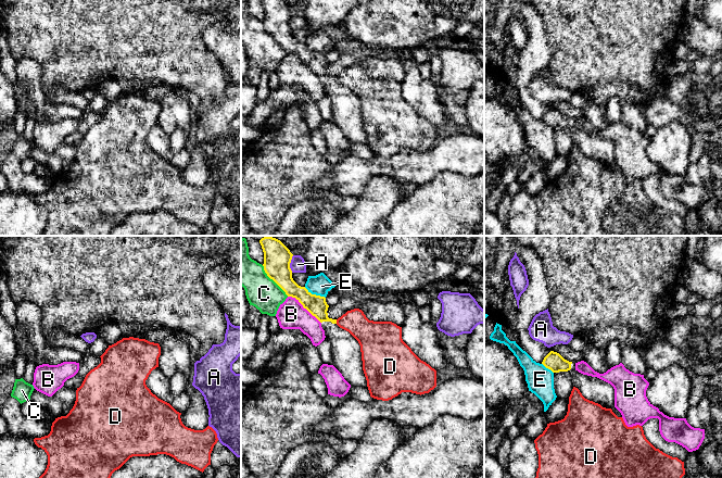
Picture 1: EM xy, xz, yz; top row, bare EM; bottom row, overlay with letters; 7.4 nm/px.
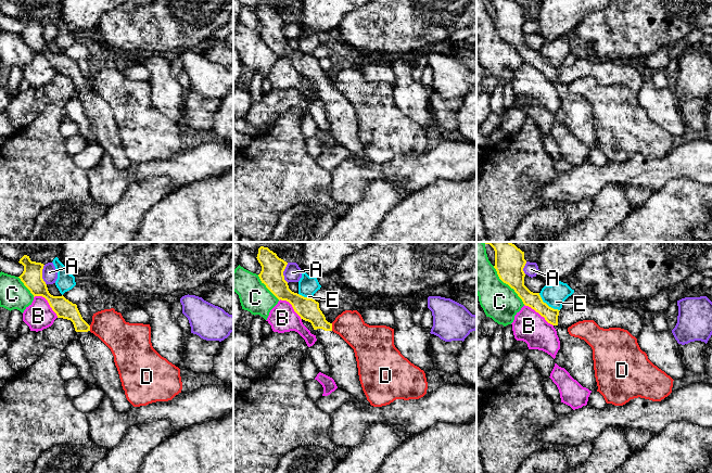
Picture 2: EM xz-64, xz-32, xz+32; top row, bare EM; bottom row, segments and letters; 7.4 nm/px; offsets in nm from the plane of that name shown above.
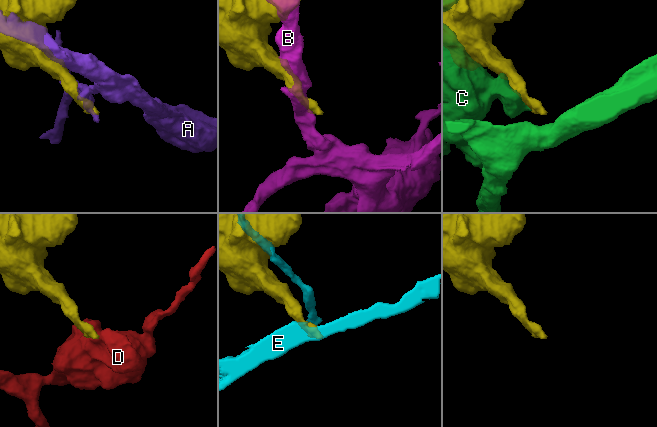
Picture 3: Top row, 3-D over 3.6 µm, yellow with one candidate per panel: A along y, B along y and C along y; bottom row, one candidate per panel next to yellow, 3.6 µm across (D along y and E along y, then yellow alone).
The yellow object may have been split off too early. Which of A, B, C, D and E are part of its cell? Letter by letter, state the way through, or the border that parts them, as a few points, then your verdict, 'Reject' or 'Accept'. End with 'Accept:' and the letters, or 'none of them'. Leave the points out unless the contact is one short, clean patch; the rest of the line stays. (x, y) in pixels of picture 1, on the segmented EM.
A: Reject
B: Reject
C: Reject
D: Boundary: xz (336, 319), (337, 323). Reject
E: Boundary: xz (304, 287), (312, 293), (325, 298). Reject
Accept: none of them

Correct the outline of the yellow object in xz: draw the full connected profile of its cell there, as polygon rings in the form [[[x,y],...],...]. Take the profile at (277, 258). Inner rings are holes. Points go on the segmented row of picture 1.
[[[264,237],[259,240],[264,252],[264,271],[288,297],[295,298],[304,309],[315,316],[331,343],[333,366],[344,379],[354,387],[367,388],[363,370],[360,345],[346,330],[337,325],[337,319],[328,317],[329,305],[325,297],[312,294],[305,287],[299,286],[292,278],[290,263],[293,254],[278,239]]]

